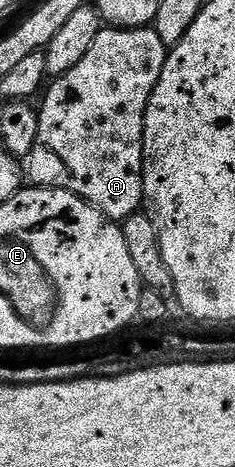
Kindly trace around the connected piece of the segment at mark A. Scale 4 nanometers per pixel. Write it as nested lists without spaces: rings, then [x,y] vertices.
[[[153,26],[102,27],[88,54],[68,74],[51,79],[41,97],[42,108],[37,109],[40,130],[36,130],[36,146],[32,146],[28,157],[29,183],[40,188],[68,190],[115,222],[136,214],[143,207],[144,118],[167,55],[168,45],[160,42],[160,34],[156,34]]]

